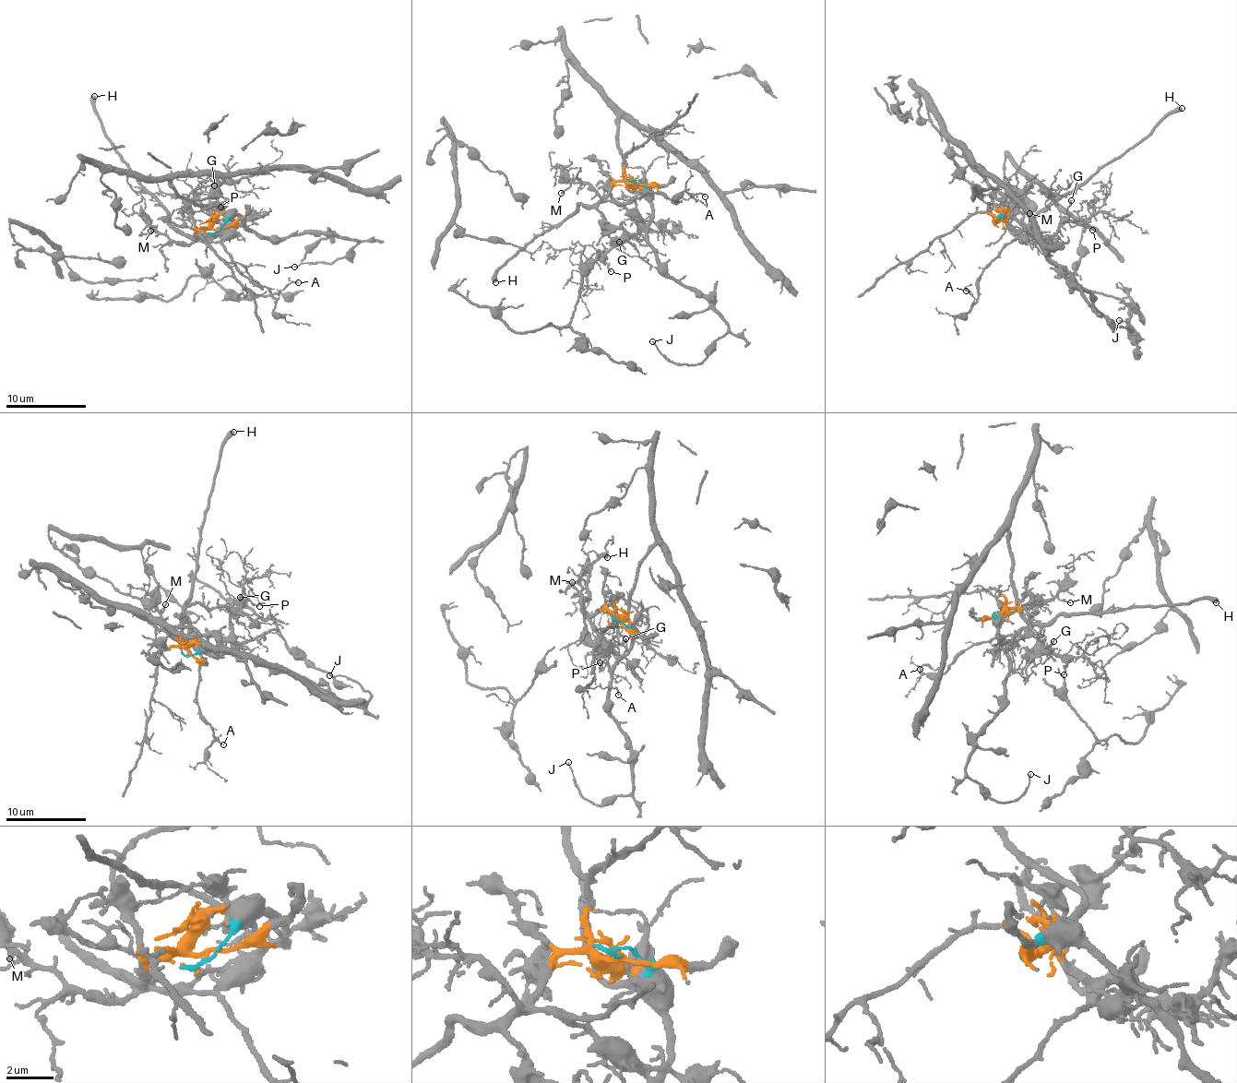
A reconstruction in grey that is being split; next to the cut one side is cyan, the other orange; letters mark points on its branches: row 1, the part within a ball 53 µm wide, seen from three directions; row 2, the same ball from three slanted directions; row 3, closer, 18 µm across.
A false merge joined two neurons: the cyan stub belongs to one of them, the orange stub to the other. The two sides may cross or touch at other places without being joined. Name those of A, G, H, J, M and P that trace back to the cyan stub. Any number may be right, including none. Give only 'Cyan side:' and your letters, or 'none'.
Cyan side: J

